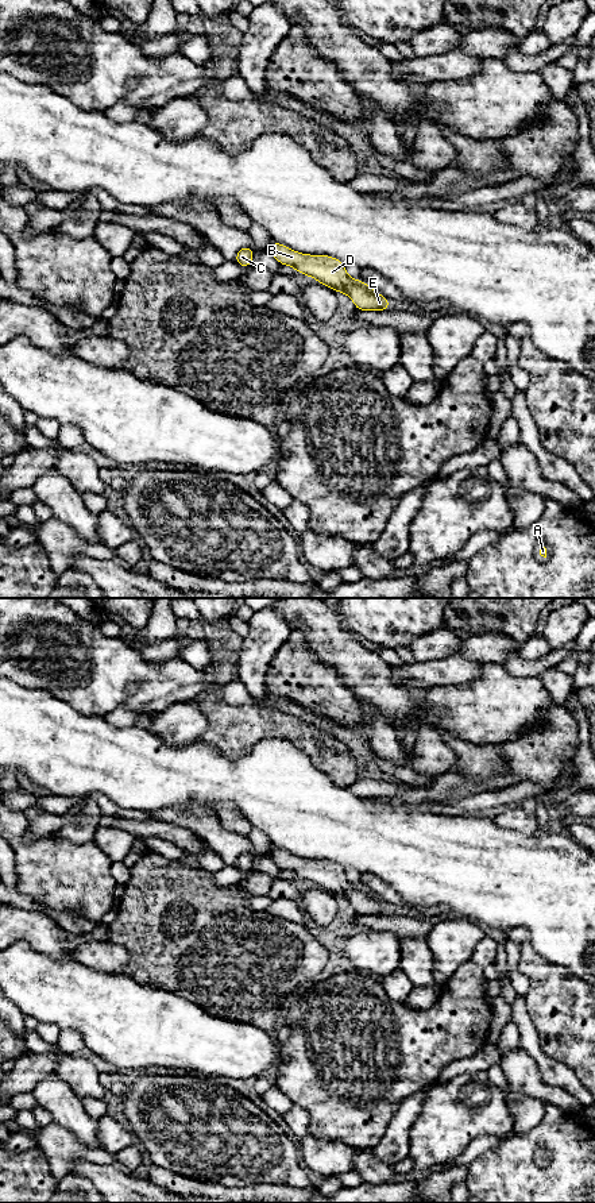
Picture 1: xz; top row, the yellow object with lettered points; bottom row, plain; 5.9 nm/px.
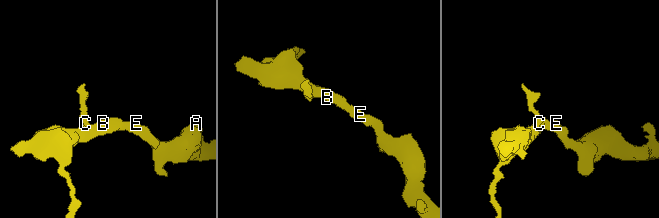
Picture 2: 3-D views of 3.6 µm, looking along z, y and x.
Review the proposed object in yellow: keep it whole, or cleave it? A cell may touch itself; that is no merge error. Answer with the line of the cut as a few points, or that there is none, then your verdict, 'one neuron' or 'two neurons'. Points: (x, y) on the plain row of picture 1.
no cut | one neuron

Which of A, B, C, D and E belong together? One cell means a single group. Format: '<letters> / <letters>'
A B C D E

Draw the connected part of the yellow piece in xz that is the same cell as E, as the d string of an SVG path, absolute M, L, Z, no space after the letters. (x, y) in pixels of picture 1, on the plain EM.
M271 847L270 857L281 870L293 871L298 878L310 880L320 888L349 901L358 915L390 914L389 905L366 887L349 883L344 868L336 863L300 859L277 847Z

